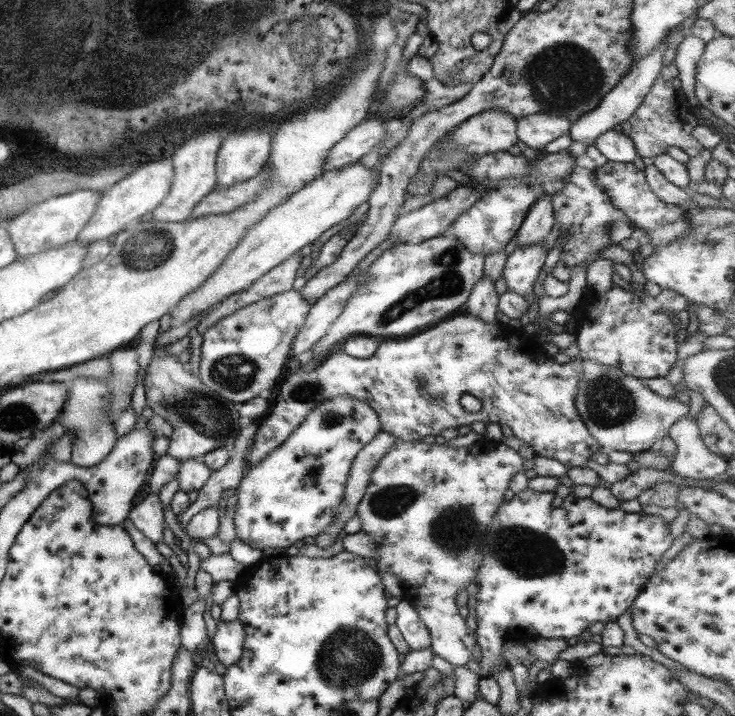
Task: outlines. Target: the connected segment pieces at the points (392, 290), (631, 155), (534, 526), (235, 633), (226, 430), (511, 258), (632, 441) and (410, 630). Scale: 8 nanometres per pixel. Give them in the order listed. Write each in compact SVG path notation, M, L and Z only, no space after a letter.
M444 234L421 241L420 243L399 243L389 247L365 270L367 277L355 293L349 295L347 303L339 317L327 329L327 332L310 348L312 358L327 350L332 344L343 342L349 336L371 334L383 338L411 336L429 326L437 324L462 309L469 298L472 286L481 278L484 256L471 254L450 234Z
M613 129L600 134L591 144L608 161L631 163L635 160L636 150L633 141Z
M523 490L515 493L508 501L501 501L495 509L491 519L491 524L485 528L485 534L478 540L477 550L480 552L480 565L474 574L474 583L477 586L475 598L476 629L474 630L476 645L481 650L481 660L479 666L479 678L490 677L498 669L500 662L504 660L501 654L501 646L505 640L521 640L530 637L541 637L548 639L568 639L581 634L594 622L615 621L617 616L621 616L627 608L633 604L641 587L654 572L655 564L663 556L663 552L671 546L673 539L670 533L670 527L659 516L645 515L644 513L632 514L618 510L605 510L605 507L599 506L590 497L579 498L575 500L575 495L569 493L563 498L561 505L557 508L551 507L554 491L551 492L531 492Z
M220 619L216 621L216 631L210 640L213 644L213 654L224 667L228 667L235 664L241 656L244 629L238 620L227 623Z
M168 346L153 348L141 382L147 408L171 426L165 455L182 462L194 456L203 456L216 448L233 445L243 424L236 404L203 386L198 376L193 376L187 365L177 360L177 355L167 351Z
M543 240L537 244L516 246L515 250L505 258L502 277L507 292L515 292L519 296L533 294L533 282L543 267L547 251L543 248Z
M589 360L579 362L581 376L573 404L581 422L603 451L619 450L633 454L657 447L672 424L688 412L688 405L679 402L675 396L659 396L650 391L643 380L627 376L613 366L601 366Z
M403 598L395 606L395 626L402 634L405 644L411 651L418 651L430 645L430 634L419 618L417 611Z

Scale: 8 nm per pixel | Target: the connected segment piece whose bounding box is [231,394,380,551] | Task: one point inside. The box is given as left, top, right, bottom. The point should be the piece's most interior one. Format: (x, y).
(274, 509)

